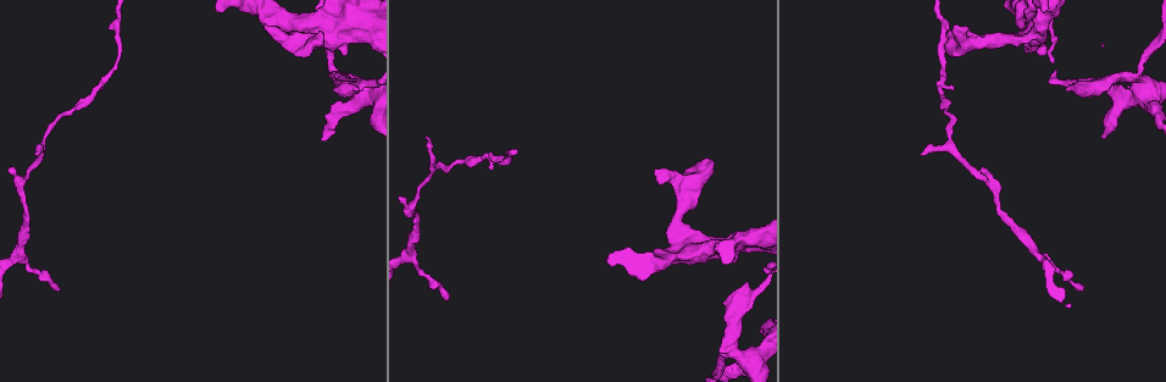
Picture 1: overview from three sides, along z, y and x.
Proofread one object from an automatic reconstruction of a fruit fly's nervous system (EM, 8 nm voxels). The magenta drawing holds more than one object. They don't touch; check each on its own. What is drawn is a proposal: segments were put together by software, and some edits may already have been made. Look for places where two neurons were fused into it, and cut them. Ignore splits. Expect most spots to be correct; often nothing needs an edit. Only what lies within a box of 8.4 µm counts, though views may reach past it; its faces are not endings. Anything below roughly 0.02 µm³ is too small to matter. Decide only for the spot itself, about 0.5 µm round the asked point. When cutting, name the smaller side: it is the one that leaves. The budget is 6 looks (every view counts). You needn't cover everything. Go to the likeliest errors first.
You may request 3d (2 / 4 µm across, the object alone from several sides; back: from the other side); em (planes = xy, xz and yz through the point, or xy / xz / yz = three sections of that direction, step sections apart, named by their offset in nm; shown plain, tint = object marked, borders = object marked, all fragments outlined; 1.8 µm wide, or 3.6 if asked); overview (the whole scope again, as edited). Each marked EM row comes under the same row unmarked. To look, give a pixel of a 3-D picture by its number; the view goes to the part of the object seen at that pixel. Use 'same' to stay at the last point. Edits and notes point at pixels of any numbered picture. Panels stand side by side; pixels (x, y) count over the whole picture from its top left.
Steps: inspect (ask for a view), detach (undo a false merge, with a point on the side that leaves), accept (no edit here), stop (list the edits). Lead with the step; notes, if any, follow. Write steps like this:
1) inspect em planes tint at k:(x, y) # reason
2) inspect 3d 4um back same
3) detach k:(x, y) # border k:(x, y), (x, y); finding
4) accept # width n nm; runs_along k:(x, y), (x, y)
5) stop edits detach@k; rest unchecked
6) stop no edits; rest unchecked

inspect em planes tint at 1:(365, 22) # calibre changes

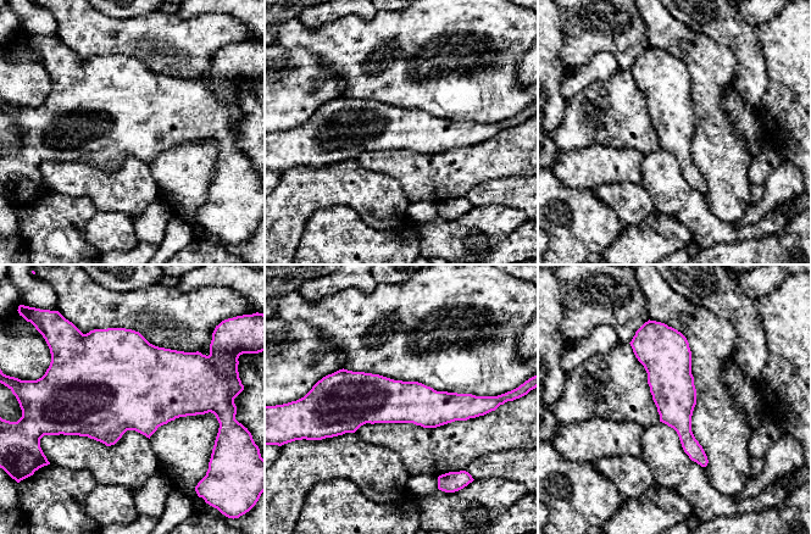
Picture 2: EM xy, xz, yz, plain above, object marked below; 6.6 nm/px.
accept # runs_along 2:(328, 395), (475, 407); continuous, no second neuron

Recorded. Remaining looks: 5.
inspect 3d 4um at 1:(1078, 86) # sharp bend

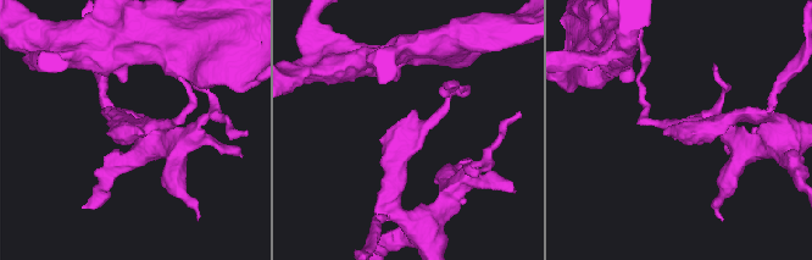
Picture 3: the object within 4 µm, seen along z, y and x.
inspect em xz step 8 tint at 3:(426, 122)

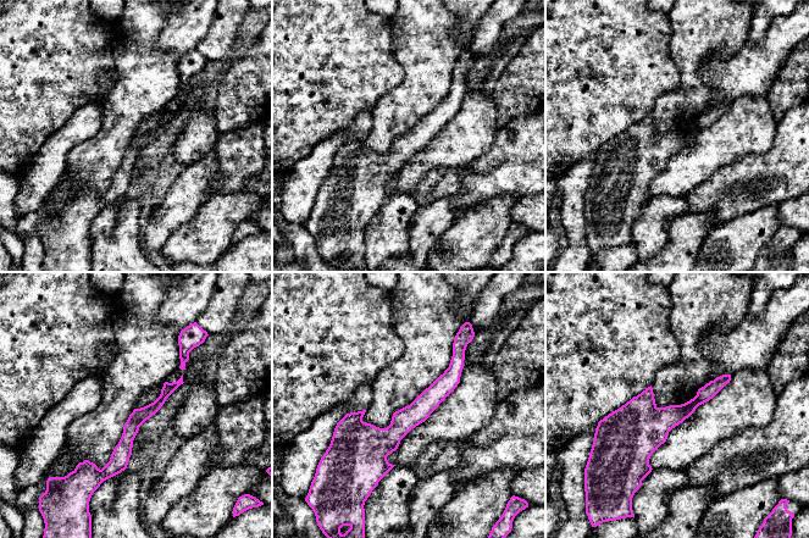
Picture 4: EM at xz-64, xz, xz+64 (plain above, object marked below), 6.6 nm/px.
inspect em planes tint same # cut it another way

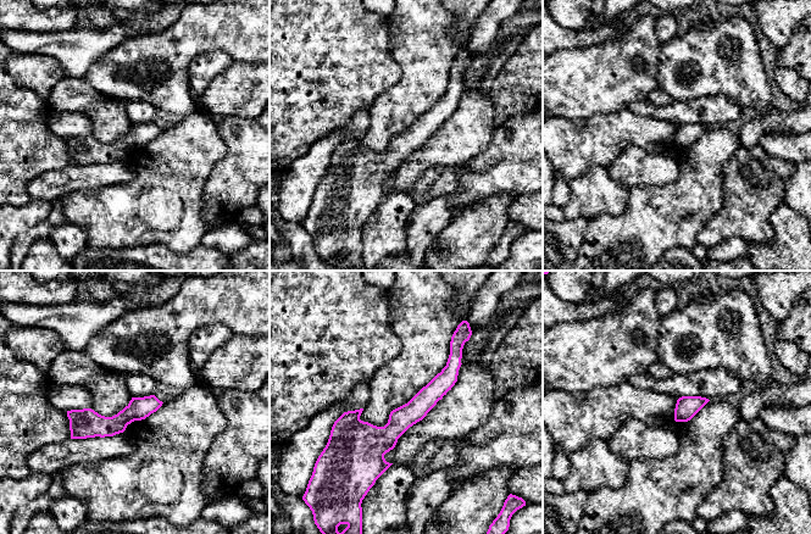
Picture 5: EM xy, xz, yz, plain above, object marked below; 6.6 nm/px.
accept # continuous, no second neuron

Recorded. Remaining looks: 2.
inspect em xz step 16 tint at 1:(292, 44) # a fork

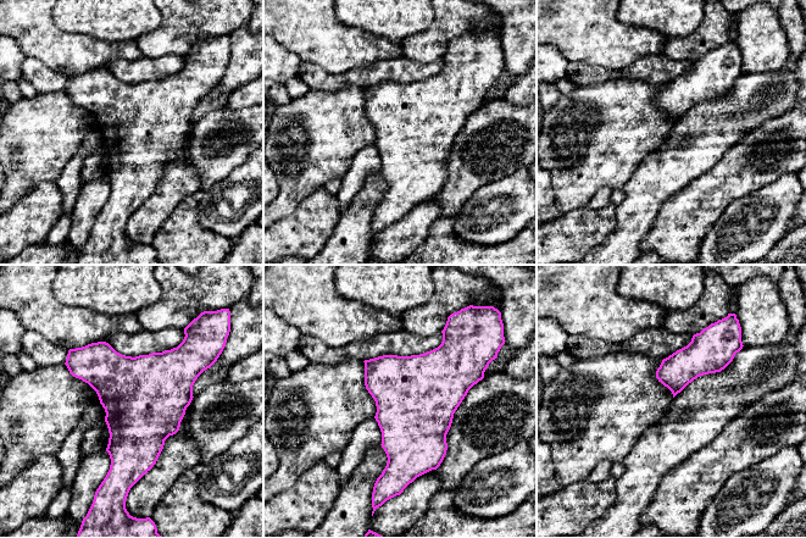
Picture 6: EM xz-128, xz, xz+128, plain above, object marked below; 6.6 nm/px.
inspect em planes tint same # cut it another way

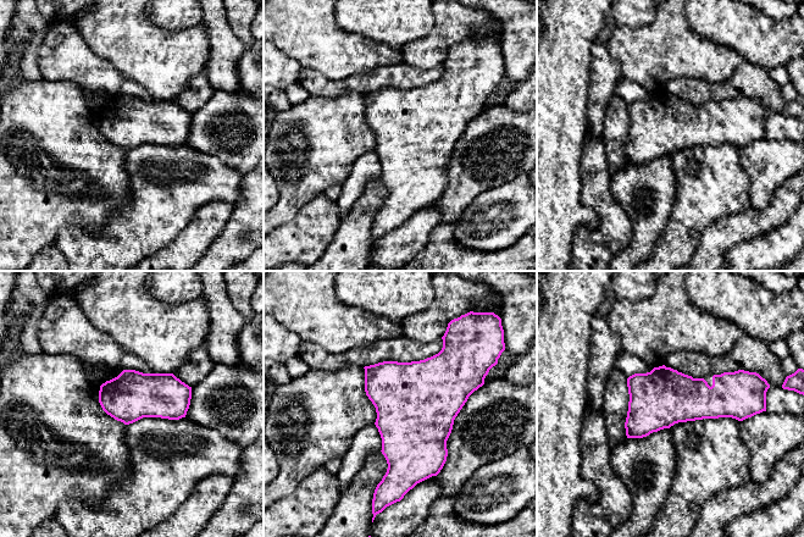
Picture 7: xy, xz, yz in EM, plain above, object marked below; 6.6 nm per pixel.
accept # one neuron here

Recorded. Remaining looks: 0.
stop no edits; rest unchecked

